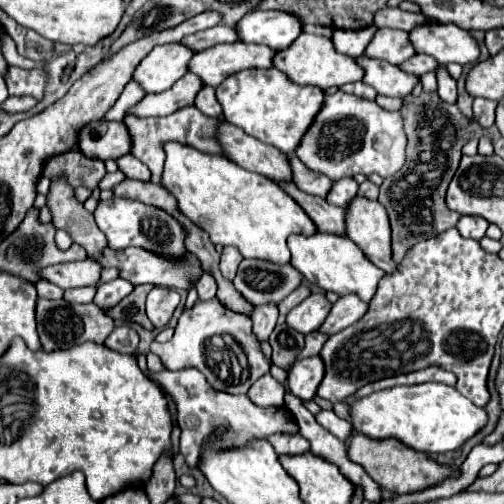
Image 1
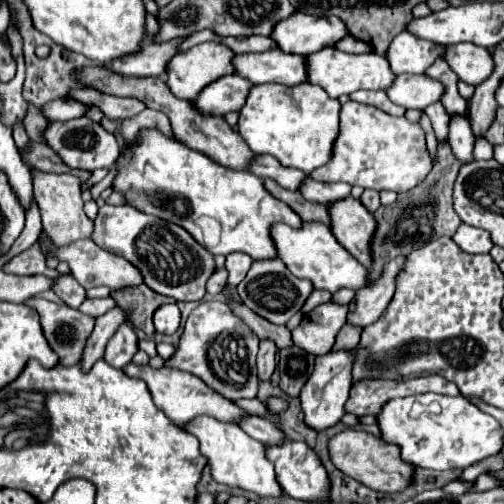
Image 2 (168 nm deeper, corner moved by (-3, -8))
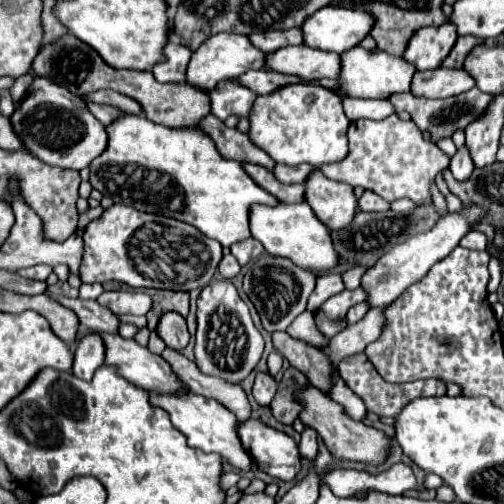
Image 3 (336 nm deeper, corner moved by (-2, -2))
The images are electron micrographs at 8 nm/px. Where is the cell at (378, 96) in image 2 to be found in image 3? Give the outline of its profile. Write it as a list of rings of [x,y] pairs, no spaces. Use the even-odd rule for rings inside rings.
[[[479,88],[467,90],[463,94],[451,96],[451,98],[443,98],[443,100],[429,100],[429,98],[421,98],[421,96],[413,96],[413,94],[395,94],[391,96],[391,102],[395,106],[395,110],[405,110],[411,114],[411,120],[417,124],[417,128],[421,132],[429,132],[431,134],[431,142],[439,142],[443,138],[451,138],[455,134],[455,130],[465,130],[467,124],[475,122],[479,116],[483,116],[483,112],[487,110],[489,102],[493,98],[489,94],[483,94]]]

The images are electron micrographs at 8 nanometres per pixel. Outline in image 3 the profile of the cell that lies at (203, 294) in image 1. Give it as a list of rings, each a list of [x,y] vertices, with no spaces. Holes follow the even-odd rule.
[[[225,252],[223,260],[221,260],[221,264],[219,264],[221,276],[223,276],[223,278],[233,278],[233,276],[239,274],[239,270],[241,270],[241,266],[239,266],[239,262],[235,262],[235,256],[233,256],[231,252]]]

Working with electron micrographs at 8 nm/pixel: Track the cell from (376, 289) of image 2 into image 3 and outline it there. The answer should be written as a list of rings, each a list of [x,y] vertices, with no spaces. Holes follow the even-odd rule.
[[[479,204],[463,206],[459,212],[447,212],[433,226],[433,230],[429,230],[427,234],[417,234],[415,238],[409,238],[407,242],[395,246],[391,252],[387,252],[383,258],[379,258],[379,262],[371,270],[367,270],[367,274],[363,276],[363,284],[361,284],[369,292],[367,300],[371,302],[371,306],[387,306],[395,298],[399,298],[411,284],[421,280],[435,262],[439,262],[447,254],[451,254],[451,250],[455,250],[455,246],[459,246],[461,238],[467,232],[471,232],[477,224],[481,224],[485,220],[485,216],[487,216],[487,210],[483,210],[483,206],[479,206]]]

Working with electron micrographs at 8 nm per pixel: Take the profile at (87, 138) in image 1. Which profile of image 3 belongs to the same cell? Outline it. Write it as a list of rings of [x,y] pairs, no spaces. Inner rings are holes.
[[[35,78],[9,120],[29,154],[57,168],[81,170],[107,148],[105,126],[97,122],[83,104],[85,102],[71,94],[65,86],[57,86],[47,78]]]

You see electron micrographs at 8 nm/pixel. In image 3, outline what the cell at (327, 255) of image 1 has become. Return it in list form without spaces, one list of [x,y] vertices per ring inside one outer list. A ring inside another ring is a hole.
[[[281,202],[277,206],[255,204],[249,210],[249,230],[251,236],[257,238],[271,256],[289,258],[305,270],[327,270],[337,266],[339,262],[337,252],[331,246],[331,236],[327,234],[329,230],[323,226],[323,222],[315,218],[315,214],[305,202],[295,202],[295,204]]]

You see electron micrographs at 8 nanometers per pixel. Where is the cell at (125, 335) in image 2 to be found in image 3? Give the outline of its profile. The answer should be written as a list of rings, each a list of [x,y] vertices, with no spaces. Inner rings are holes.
[[[45,290],[45,294],[49,298],[53,298],[55,302],[59,300],[59,304],[63,304],[65,308],[73,310],[79,318],[79,322],[85,326],[85,328],[91,328],[91,330],[101,330],[101,332],[111,332],[111,334],[117,334],[117,326],[119,326],[119,318],[103,308],[99,302],[95,300],[81,300],[81,298],[65,298],[65,296],[53,296]]]

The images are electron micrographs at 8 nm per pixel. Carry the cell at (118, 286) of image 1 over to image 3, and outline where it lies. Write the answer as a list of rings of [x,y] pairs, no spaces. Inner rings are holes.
[[[89,334],[83,338],[83,342],[77,344],[75,348],[75,362],[73,362],[73,374],[81,380],[91,380],[95,370],[103,364],[105,360],[105,346],[103,340],[95,334]]]

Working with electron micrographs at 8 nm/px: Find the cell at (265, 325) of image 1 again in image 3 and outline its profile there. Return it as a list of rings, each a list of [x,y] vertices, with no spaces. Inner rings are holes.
[[[259,372],[253,384],[253,398],[259,406],[269,406],[271,400],[275,398],[277,392],[277,384],[275,380],[267,374],[267,372]]]

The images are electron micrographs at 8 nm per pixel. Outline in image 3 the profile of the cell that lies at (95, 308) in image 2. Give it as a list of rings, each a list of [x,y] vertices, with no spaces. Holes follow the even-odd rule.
[[[103,292],[97,302],[105,308],[109,308],[113,314],[135,314],[145,316],[153,302],[151,296],[145,292]]]

